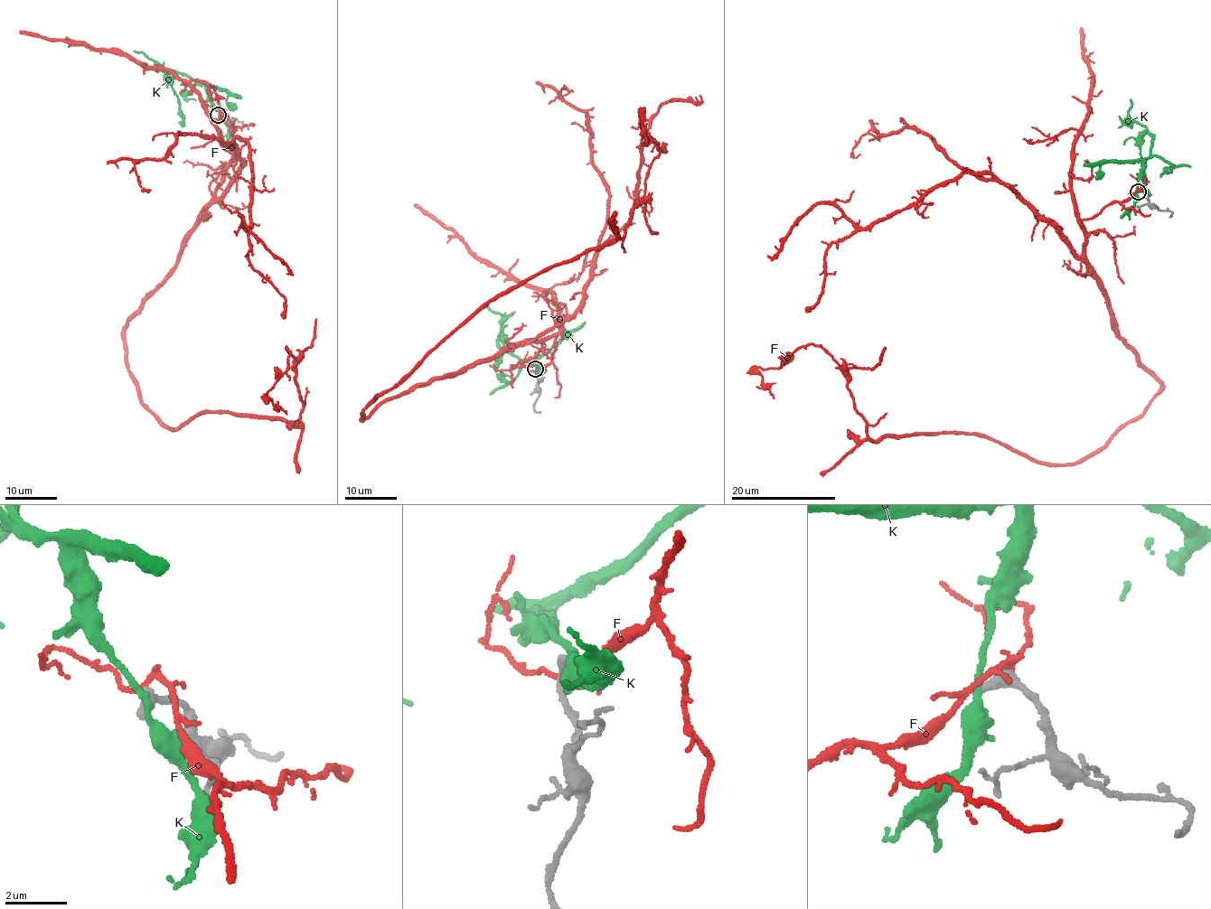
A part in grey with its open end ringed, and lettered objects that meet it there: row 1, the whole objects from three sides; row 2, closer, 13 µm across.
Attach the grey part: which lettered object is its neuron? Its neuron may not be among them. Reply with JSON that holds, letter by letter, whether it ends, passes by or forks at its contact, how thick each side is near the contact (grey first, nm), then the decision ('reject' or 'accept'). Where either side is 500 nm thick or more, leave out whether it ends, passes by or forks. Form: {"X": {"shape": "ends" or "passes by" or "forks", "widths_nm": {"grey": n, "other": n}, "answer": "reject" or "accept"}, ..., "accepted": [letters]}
{"F": {"shape": "passes by", "widths_nm": {"grey": 480, "other": 190}, "answer": "reject"}, "K": {"shape": "passes by", "widths_nm": {"grey": 400, "other": 280}, "answer": "reject"}, "accepted": []}

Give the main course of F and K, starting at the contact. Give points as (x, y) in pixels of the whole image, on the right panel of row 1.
F: (1141, 190), (1083, 229), (1160, 392), (1096, 453), (874, 441), (811, 343), (756, 369), (774, 398)
K: (1137, 191), (1140, 173), (1149, 156), (1153, 139), (1148, 134), (1142, 135), (1140, 153), (1144, 191), (1150, 195)

